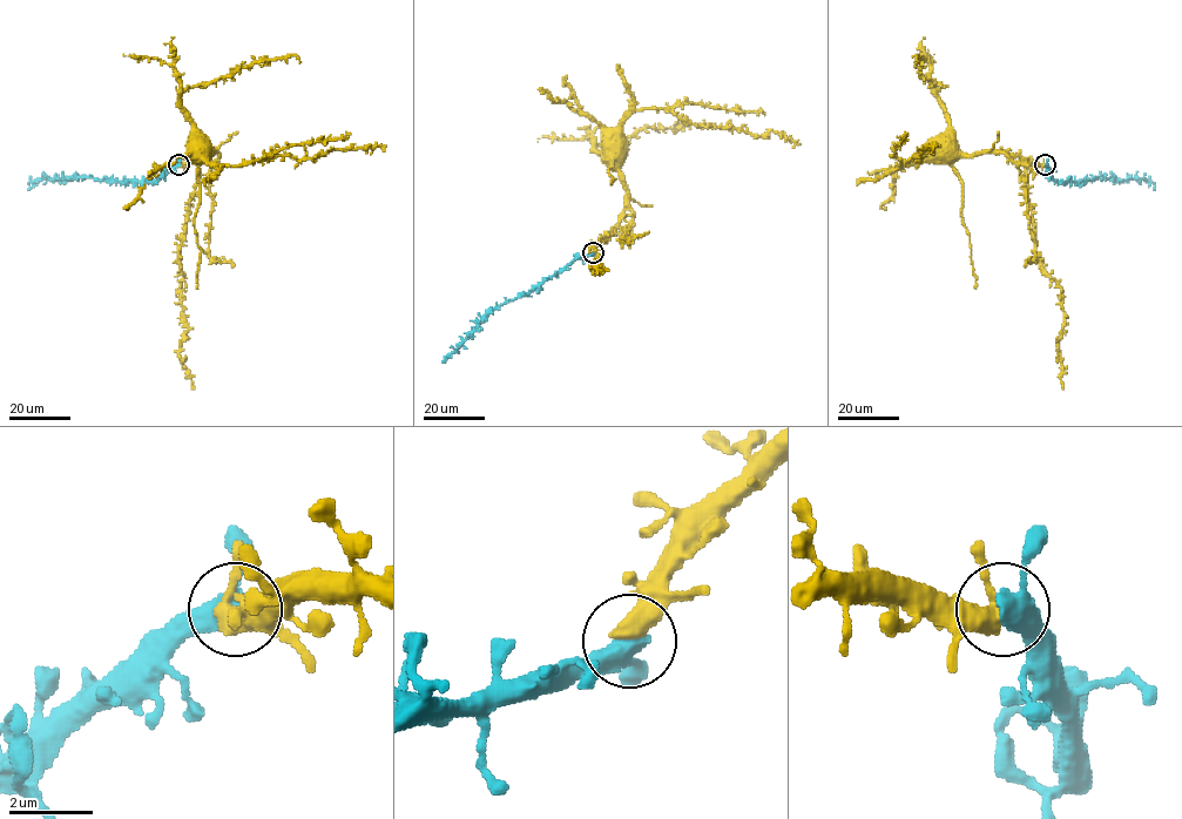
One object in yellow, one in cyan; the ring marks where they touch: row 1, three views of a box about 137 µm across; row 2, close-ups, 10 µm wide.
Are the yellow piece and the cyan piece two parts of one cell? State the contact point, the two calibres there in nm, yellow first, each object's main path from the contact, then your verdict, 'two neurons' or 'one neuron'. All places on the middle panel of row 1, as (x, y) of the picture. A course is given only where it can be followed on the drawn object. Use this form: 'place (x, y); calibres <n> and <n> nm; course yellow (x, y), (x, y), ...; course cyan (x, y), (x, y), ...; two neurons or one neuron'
place (593, 252); calibres 420 and 440 nm; course yellow (593, 252), (623, 210), (621, 124), (633, 112), (668, 109), (694, 124), (757, 135), (777, 132), (797, 140); course cyan (593, 254), (575, 258), (527, 292), (497, 305), (443, 361); one neuron

